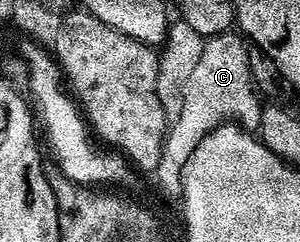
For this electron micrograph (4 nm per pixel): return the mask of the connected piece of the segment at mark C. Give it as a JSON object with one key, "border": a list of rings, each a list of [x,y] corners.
{"border":[[[230,30],[211,35],[205,41],[202,55],[186,85],[180,117],[167,129],[166,139],[162,143],[160,164],[154,169],[154,176],[161,188],[174,198],[179,197],[182,192],[184,164],[204,136],[231,120],[252,130],[260,125],[263,105],[254,92],[252,62],[247,47],[249,48],[249,45],[245,39]]]}

